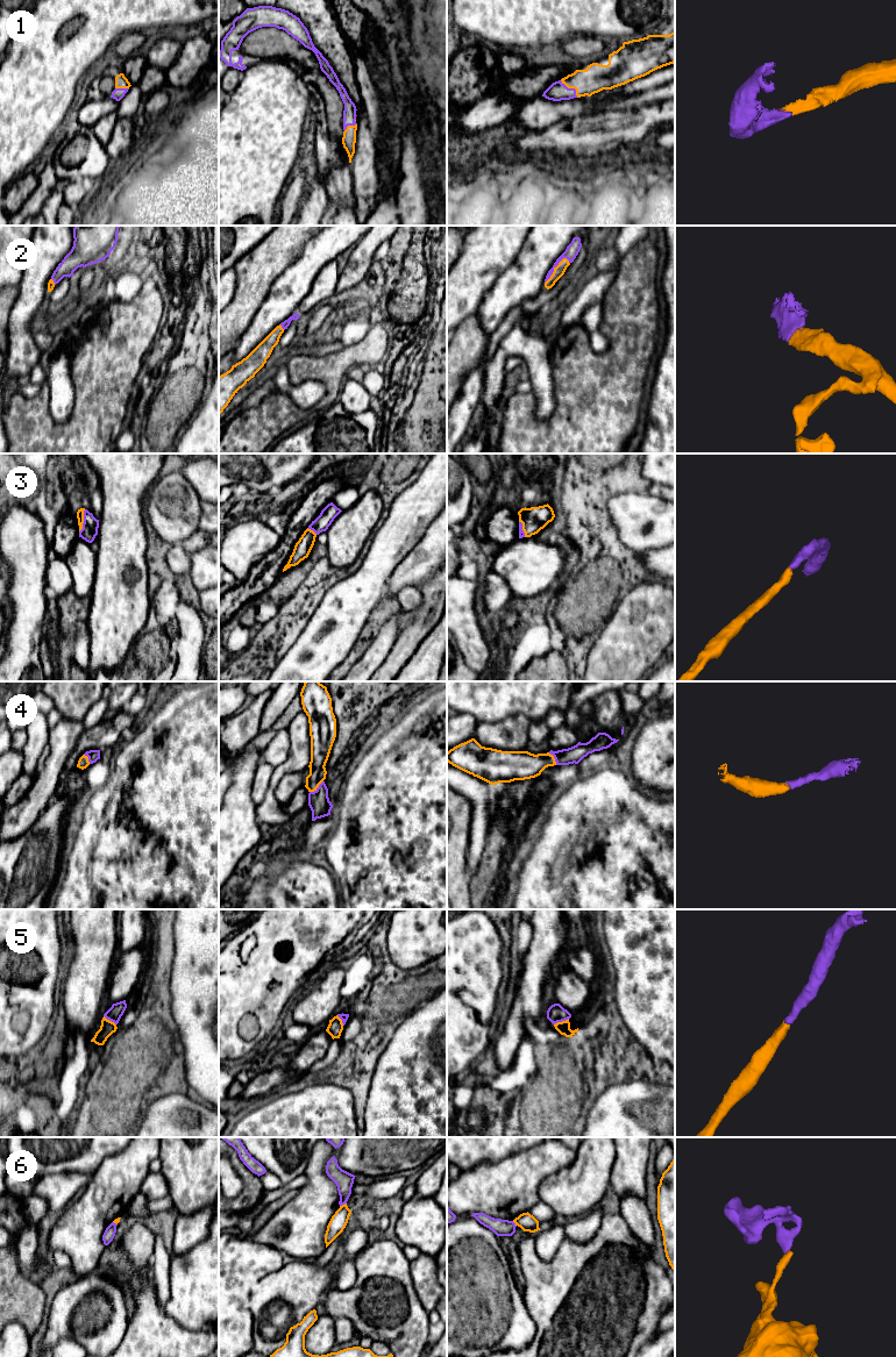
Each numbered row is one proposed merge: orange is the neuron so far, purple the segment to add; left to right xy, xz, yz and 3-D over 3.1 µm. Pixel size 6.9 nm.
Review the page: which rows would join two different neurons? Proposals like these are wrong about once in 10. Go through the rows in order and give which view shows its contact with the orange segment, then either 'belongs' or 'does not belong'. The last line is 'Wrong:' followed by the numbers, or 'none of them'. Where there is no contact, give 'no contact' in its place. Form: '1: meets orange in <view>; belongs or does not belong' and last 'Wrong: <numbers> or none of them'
1: meets orange in yz; belongs
2: meets orange in yz; belongs
3: meets orange in xy; belongs
4: meets orange in xz; belongs
5: meets orange in yz; belongs
6: meets orange in xz; does not belong
Wrong: 6

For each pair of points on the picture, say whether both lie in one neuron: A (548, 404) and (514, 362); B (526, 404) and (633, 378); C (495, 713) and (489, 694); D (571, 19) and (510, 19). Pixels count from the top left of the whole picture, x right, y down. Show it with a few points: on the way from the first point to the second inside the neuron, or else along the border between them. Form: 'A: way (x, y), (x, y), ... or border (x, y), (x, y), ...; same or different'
A: border (525, 363), (519, 357), (509, 357), (504, 370); different
B: way (547, 423), (575, 423), (605, 393); same
C: way (495, 708), (492, 699); same
D: way (556, 19), (525, 19); same

